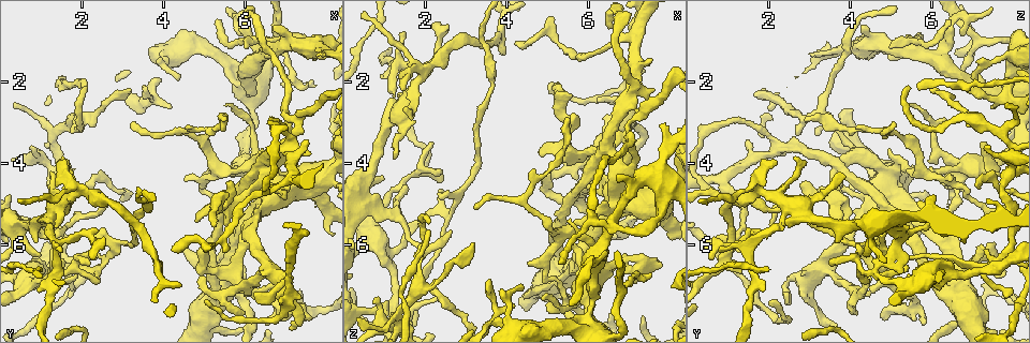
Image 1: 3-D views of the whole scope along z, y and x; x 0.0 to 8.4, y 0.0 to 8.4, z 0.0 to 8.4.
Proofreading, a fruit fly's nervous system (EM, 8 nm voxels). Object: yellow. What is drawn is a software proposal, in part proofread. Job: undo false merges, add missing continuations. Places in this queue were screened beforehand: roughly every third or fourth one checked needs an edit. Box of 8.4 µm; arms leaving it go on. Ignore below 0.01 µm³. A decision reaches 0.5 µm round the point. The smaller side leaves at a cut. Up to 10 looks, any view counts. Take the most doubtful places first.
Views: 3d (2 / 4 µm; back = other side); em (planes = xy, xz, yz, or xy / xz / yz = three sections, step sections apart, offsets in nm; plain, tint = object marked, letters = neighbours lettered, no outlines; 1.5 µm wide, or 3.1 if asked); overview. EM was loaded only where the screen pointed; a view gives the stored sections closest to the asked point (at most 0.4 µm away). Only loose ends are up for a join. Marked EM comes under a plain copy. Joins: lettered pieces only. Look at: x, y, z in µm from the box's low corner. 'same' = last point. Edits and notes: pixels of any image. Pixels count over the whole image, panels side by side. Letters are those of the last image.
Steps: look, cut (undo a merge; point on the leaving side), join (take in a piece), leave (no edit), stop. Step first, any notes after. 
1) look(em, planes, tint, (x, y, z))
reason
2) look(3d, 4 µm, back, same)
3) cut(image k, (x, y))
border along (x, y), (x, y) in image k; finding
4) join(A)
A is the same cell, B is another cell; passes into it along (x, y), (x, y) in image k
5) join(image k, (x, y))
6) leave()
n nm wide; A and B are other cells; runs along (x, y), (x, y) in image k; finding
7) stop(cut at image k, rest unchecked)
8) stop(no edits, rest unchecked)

look(3d, 2 µm, back, (5.65, 4.45, 2.90))
branch stops here

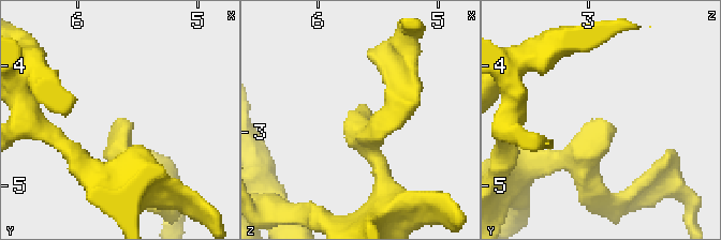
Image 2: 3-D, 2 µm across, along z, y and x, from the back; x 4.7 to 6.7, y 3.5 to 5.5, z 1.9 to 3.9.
look(em, yz, step 8, letters, (5.60, 4.44, 2.90))
shape alone is not enough

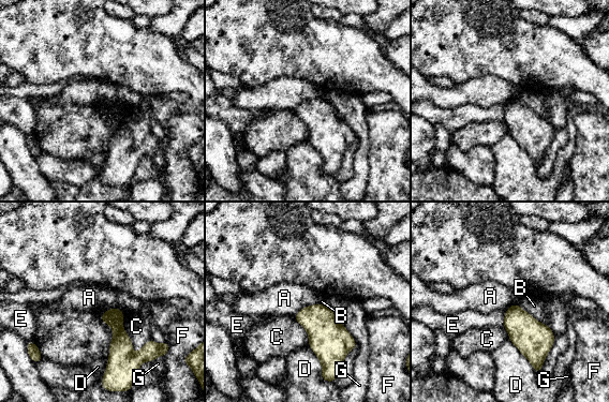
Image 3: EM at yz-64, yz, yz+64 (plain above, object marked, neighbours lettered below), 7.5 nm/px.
look(em, planes, letters, same)
another direction

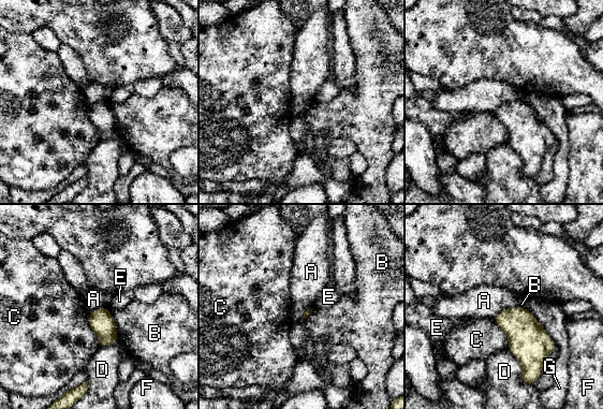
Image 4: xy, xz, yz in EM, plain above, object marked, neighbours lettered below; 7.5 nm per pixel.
leave()
A, B, C, D, E, F and G are other cells; border along (520, 305), (502, 309), (494, 319) in image 4; no lettered piece goes on from it

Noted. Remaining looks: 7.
look(em, xz, step 8, tint, (6.00, 7.60, 4.15))
tapers out

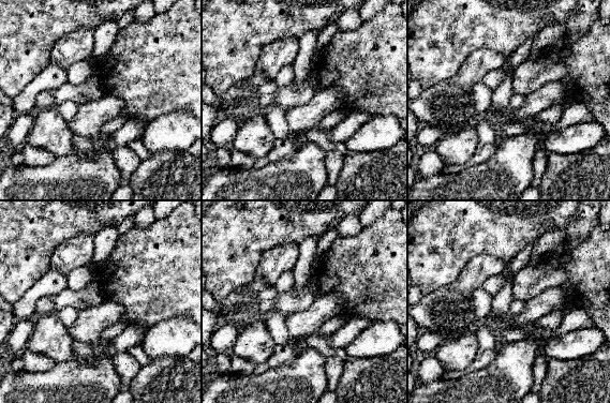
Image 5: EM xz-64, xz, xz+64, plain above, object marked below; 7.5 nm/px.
look(em, planes, letters, same)
another direction

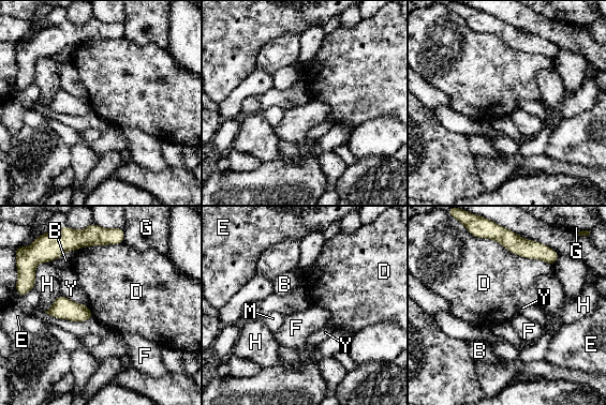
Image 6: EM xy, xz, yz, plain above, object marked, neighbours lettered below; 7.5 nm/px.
leave()
130 nm wide; B, D, E, F, G, H, M and Y are other cells; border along (486, 238), (516, 254), (552, 265) in image 6; none of them fits

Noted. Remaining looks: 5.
look(3d, 4 µm, (5.10, 7.40, 2.05))
free end

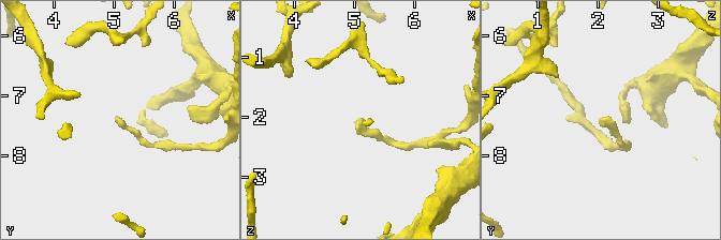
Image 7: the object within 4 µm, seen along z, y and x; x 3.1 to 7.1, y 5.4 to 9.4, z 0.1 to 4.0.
look(em, xy, step 8, letters, (5.05, 7.35, 2.00))

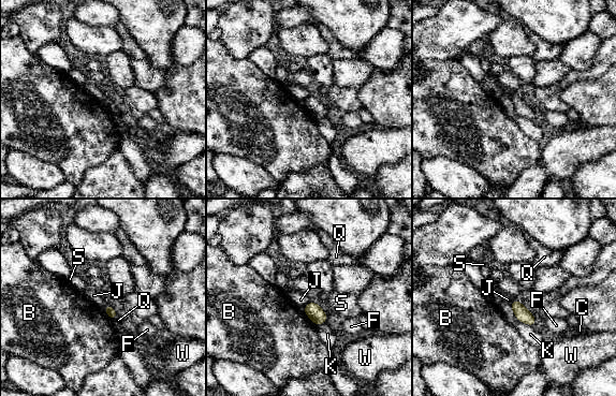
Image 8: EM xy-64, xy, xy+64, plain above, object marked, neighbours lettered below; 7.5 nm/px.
look(em, planes, letters, same)

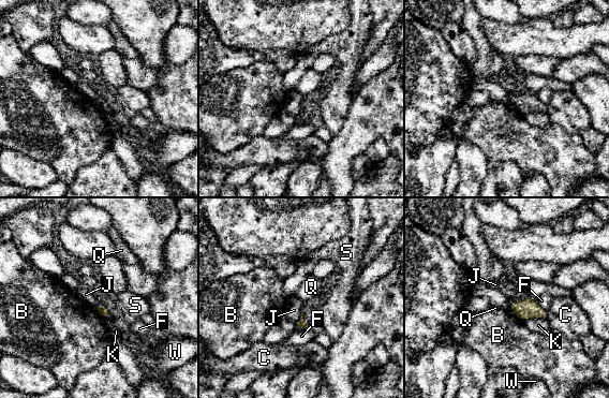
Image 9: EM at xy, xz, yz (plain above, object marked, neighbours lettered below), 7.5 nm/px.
leave()
K touches over 180 nm; B, C, F, J, K, Q, S and W are other cells; none of them fits

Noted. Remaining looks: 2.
look(em, planes, letters, (1.35, 4.20, 7.95))
three-way junction

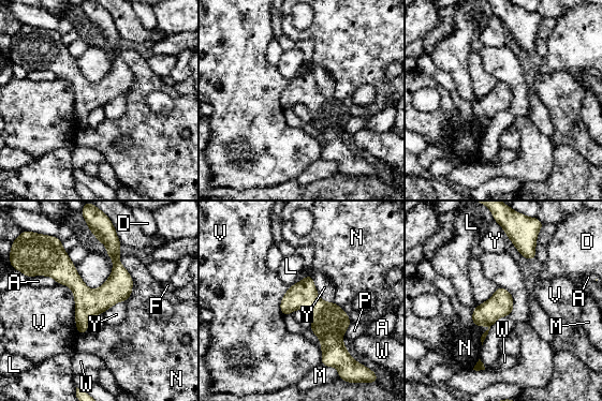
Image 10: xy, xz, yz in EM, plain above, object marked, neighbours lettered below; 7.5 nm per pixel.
leave()
180 nm wide; A, D, F, L, M, N, P, V, W and Y are other cells; border along (310, 275), (317, 294), (333, 301) in image 10; all the same cell

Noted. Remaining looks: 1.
stop(no edits, rest unchecked)

